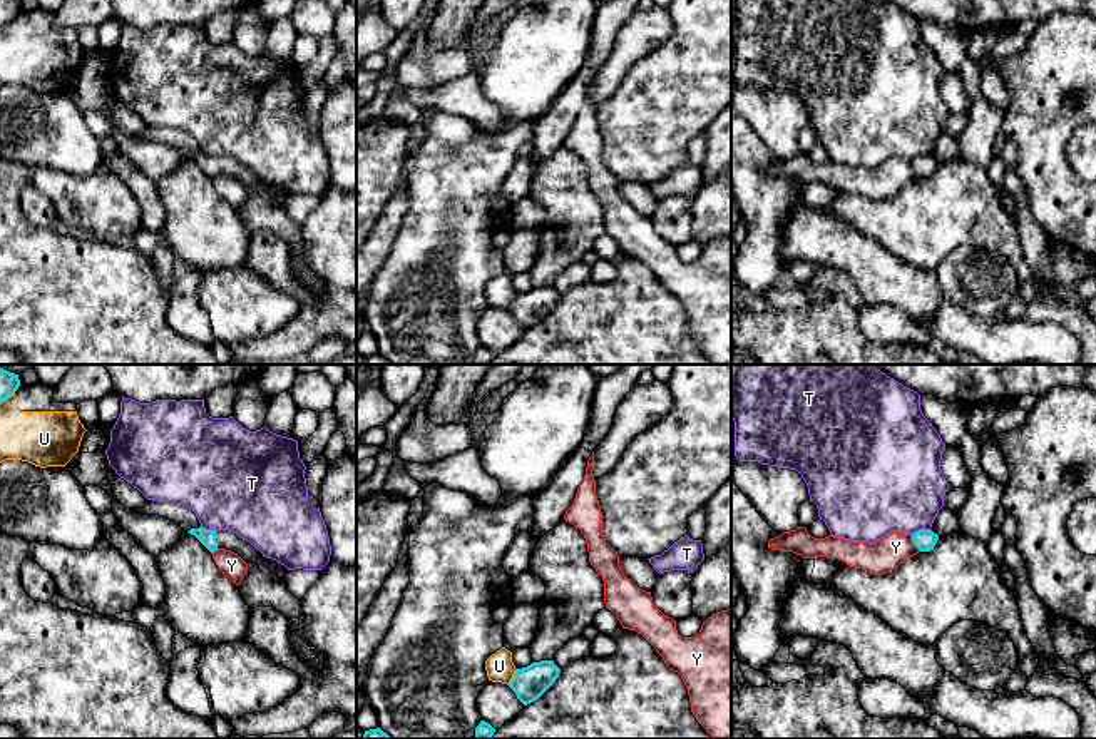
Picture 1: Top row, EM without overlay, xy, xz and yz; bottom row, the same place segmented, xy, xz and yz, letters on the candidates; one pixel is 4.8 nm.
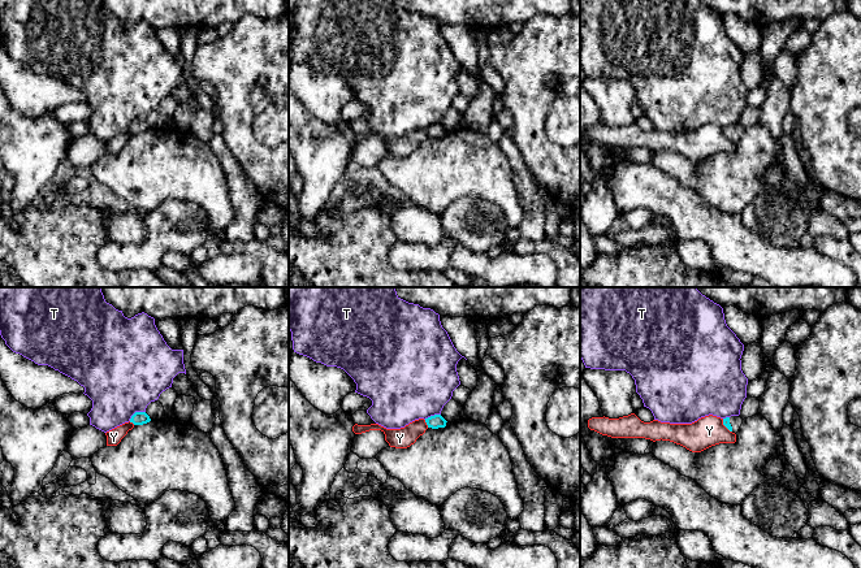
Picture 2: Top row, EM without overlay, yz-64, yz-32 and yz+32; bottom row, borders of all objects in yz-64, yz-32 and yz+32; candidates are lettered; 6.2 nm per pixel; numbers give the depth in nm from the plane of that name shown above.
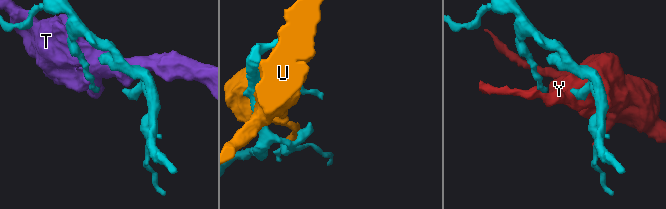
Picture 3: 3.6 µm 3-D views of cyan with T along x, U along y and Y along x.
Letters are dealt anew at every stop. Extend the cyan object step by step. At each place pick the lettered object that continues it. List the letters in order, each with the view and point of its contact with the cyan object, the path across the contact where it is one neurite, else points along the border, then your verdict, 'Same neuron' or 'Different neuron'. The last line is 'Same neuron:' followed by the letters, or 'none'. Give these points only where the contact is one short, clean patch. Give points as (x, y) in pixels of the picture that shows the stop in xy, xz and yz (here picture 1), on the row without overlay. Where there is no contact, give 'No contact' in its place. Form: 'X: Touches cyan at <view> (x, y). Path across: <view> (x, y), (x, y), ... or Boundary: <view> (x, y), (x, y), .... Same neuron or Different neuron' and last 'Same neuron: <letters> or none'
T: Touches cyan at yz (919, 156). Different neuron
U: Touches cyan at xz (512, 303). Different neuron
Y: Touches cyan at yz (914, 169). Boundary: yz (911, 161), (911, 166), (921, 176). Different neuron
Same neuron: none

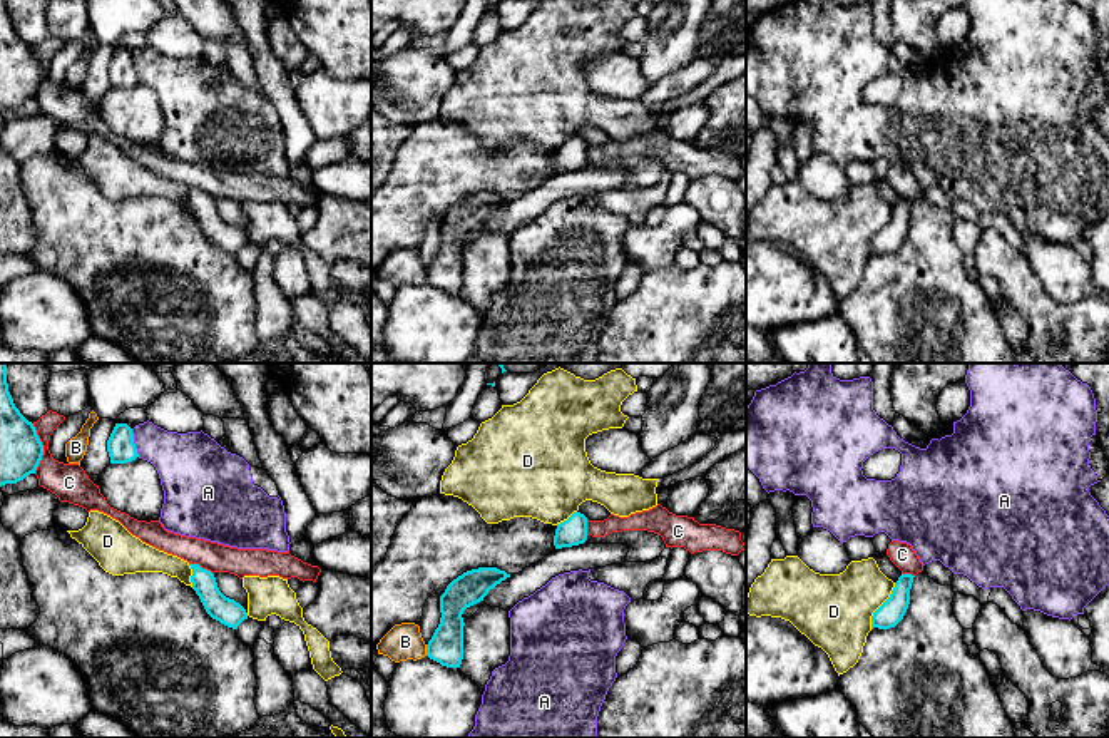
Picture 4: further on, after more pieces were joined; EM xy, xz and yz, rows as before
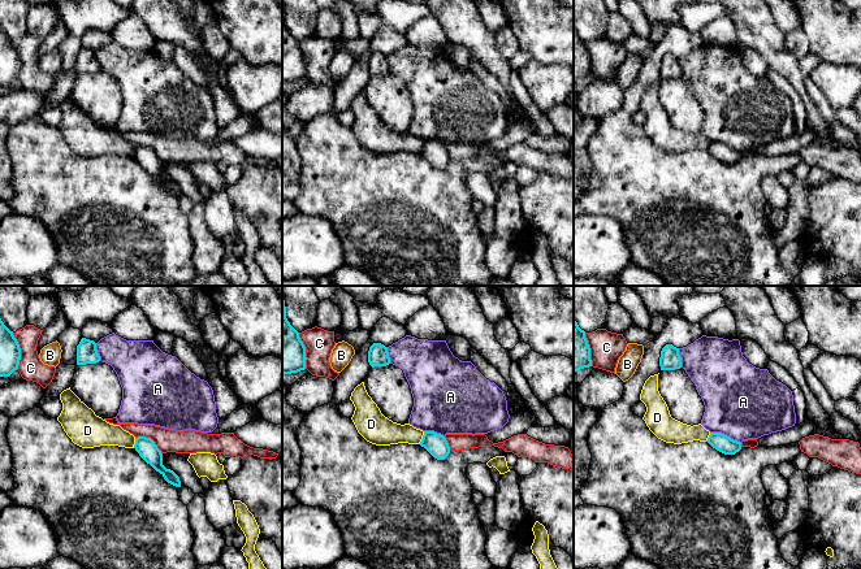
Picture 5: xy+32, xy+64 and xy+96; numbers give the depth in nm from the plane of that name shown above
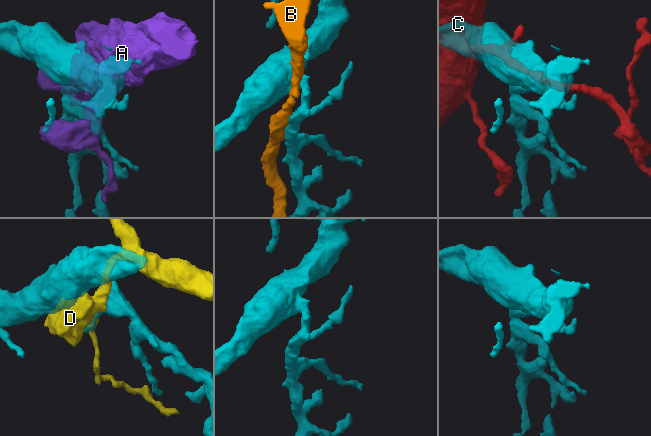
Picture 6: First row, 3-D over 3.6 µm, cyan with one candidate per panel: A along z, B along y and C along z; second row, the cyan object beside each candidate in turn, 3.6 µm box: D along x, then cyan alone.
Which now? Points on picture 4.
A: Touches cyan at xy (132, 67). Different neuron
B: Touches cyan at xz (427, 275). Different neuron
C: Touches cyan at xy (42, 74). Different neuron
D: Touches cyan at yz (880, 231). Different neuron
Same neuron: none

